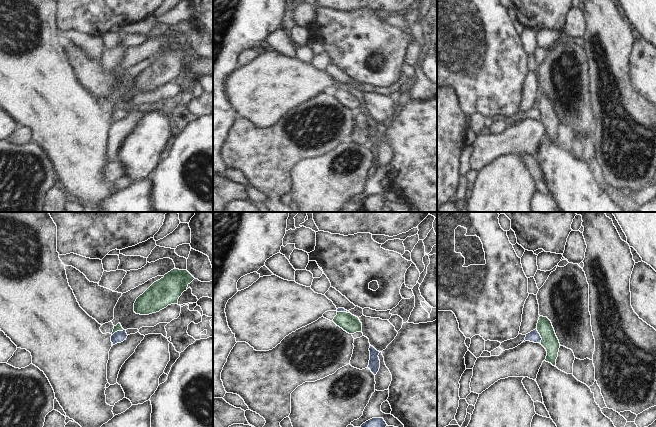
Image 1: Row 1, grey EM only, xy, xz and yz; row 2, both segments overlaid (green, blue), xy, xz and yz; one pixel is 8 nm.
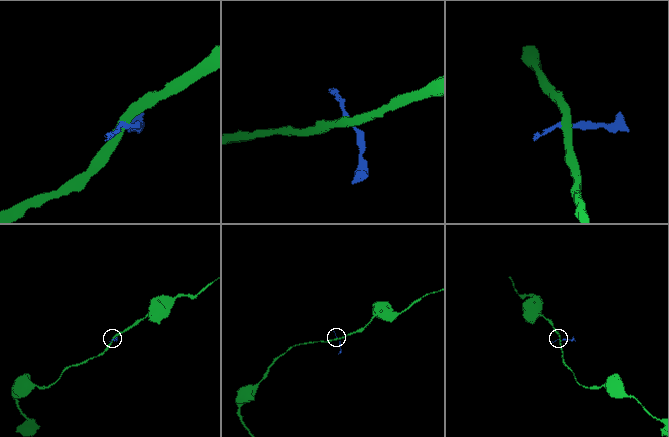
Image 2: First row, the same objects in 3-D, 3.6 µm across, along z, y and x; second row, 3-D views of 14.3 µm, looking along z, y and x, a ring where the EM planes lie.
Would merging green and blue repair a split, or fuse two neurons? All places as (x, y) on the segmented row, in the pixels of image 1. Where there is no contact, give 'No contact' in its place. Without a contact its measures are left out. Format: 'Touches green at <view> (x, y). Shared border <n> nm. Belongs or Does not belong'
Touches green at yz (540, 335). Shared border 120 nm. Does not belong.

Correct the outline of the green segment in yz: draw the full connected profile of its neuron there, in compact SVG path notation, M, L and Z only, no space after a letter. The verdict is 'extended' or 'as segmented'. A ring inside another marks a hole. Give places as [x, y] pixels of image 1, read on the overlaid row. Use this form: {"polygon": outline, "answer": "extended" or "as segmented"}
{"polygon": "M540 316L537 323L537 331L542 338L540 344L547 351L545 361L556 367L556 359L558 357L560 343L555 334L551 321L547 317Z", "answer": "as segmented"}

